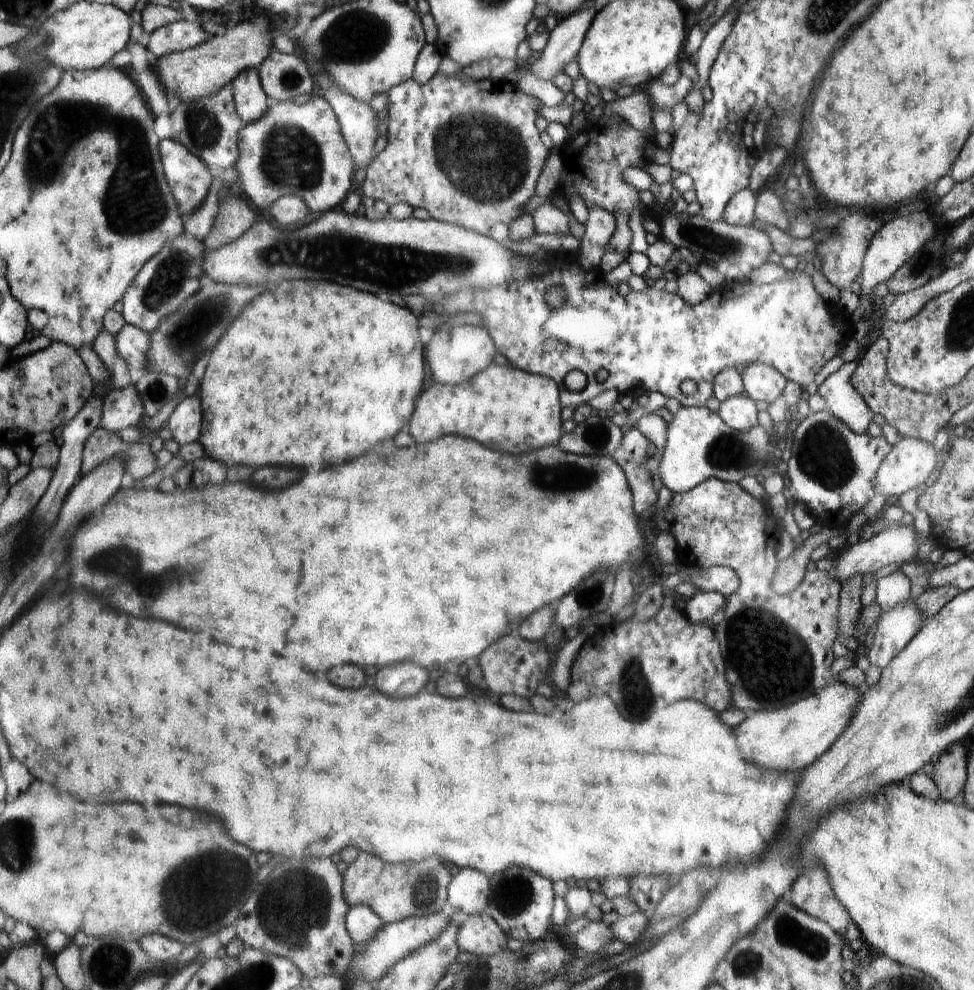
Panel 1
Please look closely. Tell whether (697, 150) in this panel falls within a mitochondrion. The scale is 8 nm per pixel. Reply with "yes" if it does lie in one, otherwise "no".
no

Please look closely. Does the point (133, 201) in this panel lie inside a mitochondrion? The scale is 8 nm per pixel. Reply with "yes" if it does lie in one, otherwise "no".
yes

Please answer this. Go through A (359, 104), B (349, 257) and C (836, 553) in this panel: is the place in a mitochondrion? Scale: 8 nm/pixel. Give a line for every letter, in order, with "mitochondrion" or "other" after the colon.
A: other
B: mitochondrion
C: other

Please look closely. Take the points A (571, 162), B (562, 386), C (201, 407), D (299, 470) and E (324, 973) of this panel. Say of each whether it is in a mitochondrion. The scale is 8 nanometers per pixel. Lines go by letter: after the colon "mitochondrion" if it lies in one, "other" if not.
A: other
B: other
C: other
D: other
E: other

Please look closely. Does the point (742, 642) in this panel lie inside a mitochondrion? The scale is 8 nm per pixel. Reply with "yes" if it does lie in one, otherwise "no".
yes

